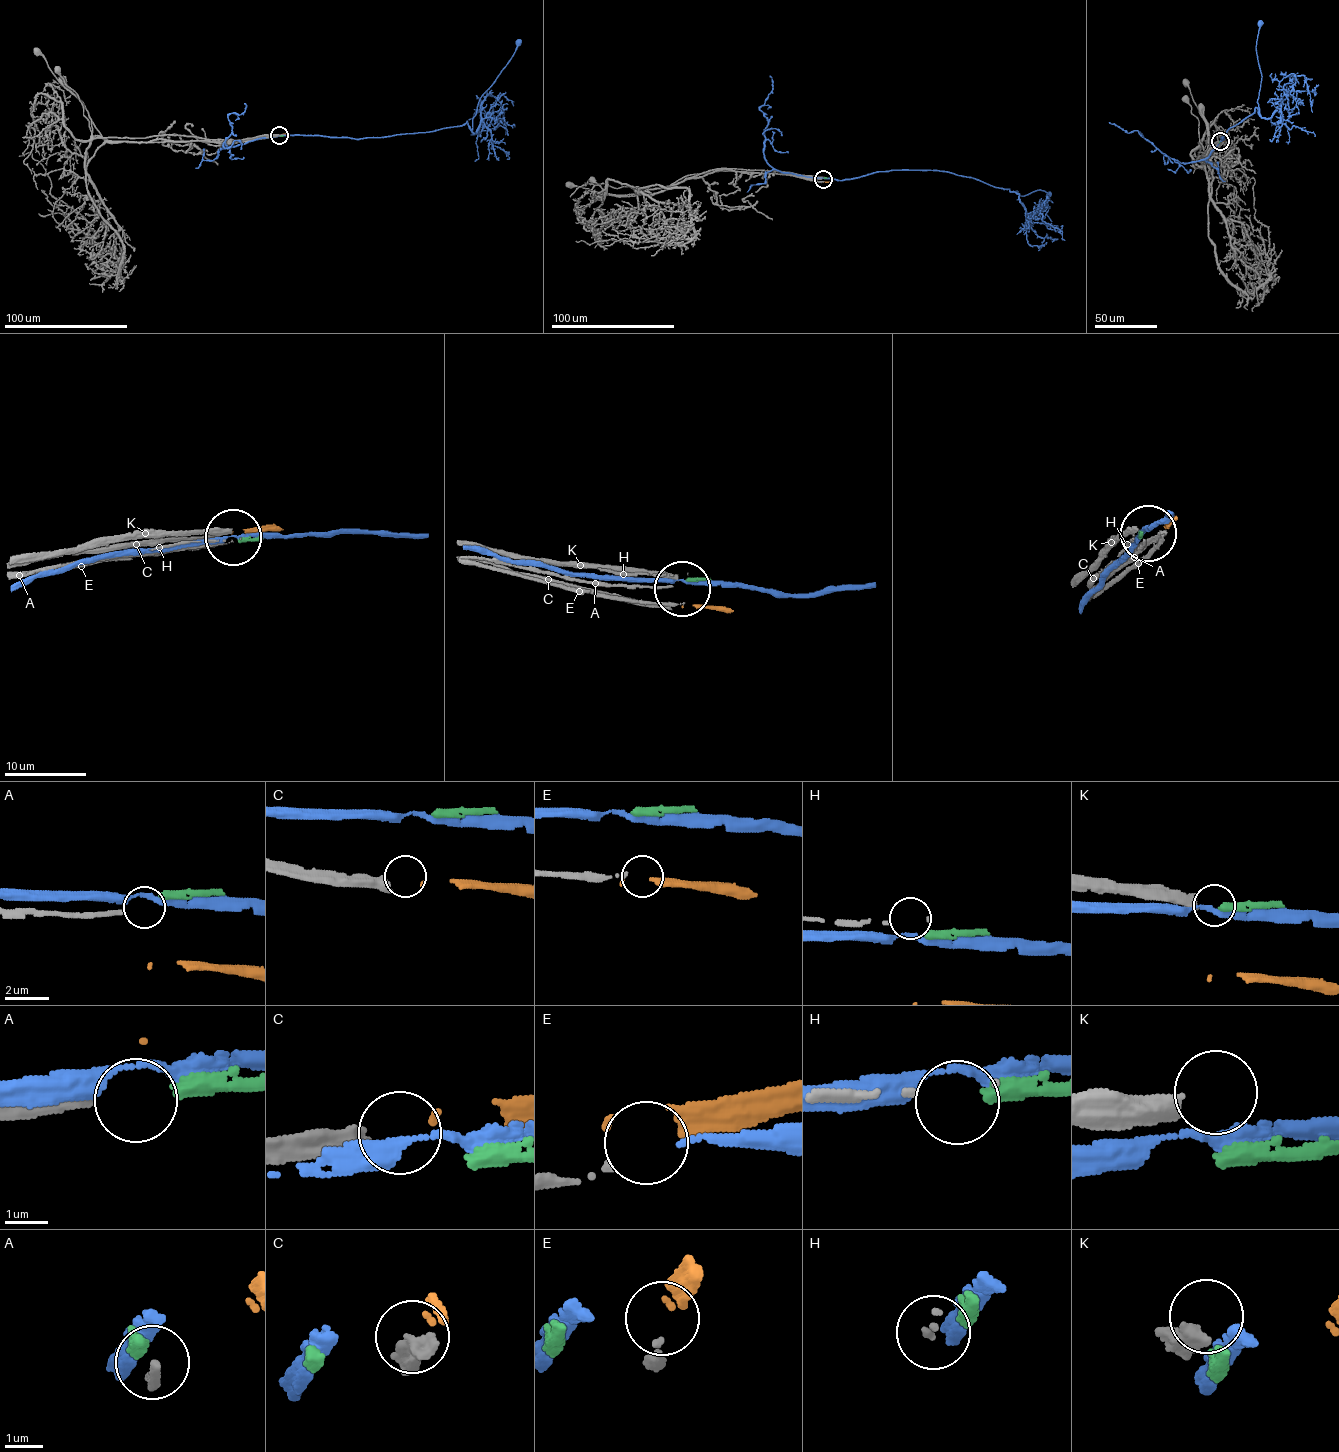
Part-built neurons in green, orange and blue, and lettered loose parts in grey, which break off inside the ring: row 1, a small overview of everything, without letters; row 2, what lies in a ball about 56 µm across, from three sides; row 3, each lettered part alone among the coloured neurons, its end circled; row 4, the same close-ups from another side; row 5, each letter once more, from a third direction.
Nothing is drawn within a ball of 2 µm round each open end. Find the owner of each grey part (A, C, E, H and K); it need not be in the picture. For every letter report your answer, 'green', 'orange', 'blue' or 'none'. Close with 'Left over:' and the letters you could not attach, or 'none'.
A: none
C: orange
E: none
H: none
K: none
Left over: A, E, H, K

